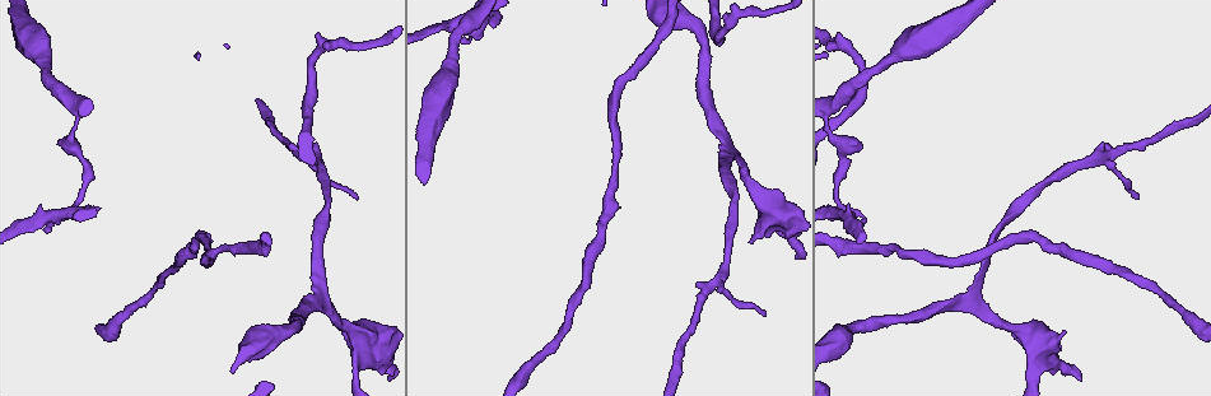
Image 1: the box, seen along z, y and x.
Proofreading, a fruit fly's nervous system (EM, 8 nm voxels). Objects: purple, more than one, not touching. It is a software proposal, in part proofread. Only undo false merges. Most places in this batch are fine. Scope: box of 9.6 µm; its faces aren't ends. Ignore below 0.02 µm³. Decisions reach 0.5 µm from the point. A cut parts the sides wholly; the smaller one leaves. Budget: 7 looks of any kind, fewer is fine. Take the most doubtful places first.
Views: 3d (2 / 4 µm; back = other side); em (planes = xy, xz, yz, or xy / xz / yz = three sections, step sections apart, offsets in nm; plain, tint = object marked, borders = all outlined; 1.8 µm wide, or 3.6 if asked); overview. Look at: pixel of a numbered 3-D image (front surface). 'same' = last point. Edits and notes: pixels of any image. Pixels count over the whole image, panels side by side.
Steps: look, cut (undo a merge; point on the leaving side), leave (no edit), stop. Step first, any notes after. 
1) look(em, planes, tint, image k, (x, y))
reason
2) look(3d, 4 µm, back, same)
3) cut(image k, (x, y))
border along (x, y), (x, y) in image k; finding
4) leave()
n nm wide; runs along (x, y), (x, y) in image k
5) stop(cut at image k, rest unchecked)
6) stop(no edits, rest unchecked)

look(3d, 4 µm, image 1, (840, 208))
calibre changes

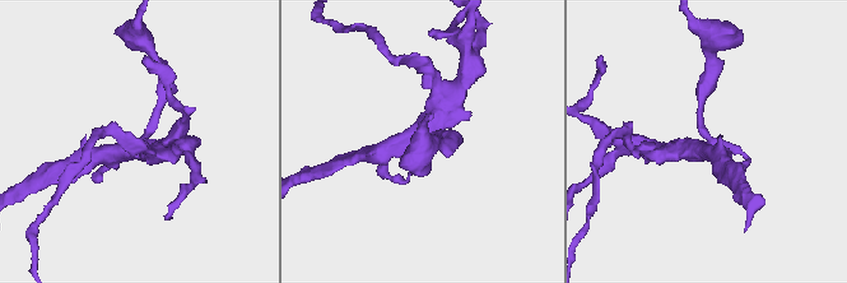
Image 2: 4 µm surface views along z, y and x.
look(em, planes, tint, image 2, (700, 143))
now the EM

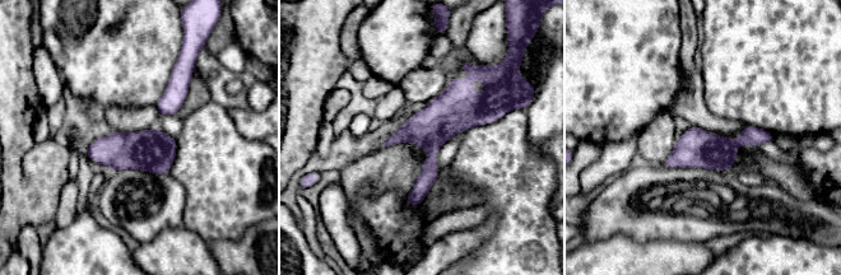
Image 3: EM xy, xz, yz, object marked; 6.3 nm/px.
cut(image 3, (442, 119))
border along (433, 152), (427, 158) in image 3; a second neuron is stuck on

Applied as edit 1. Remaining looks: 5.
look(overview)

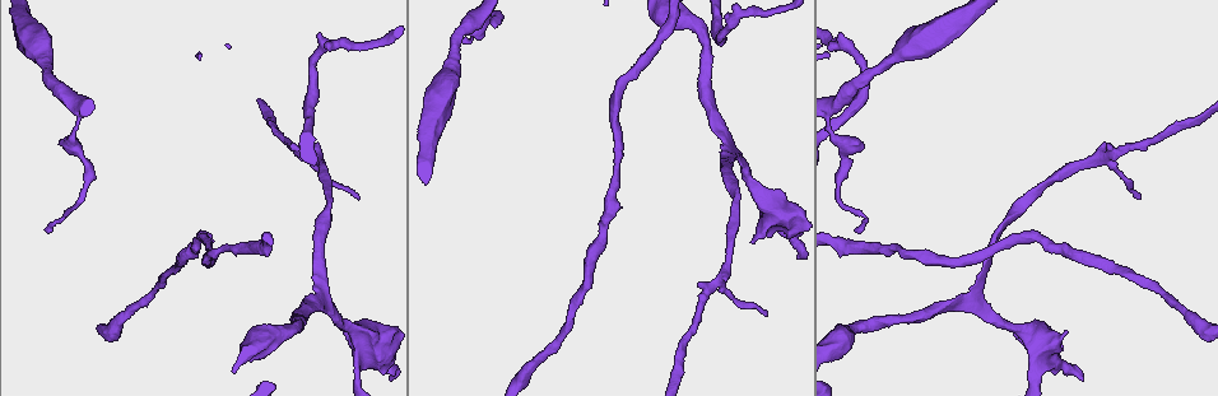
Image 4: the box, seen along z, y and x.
look(3d, 4 µm, image 4, (483, 10))
thick turns thin

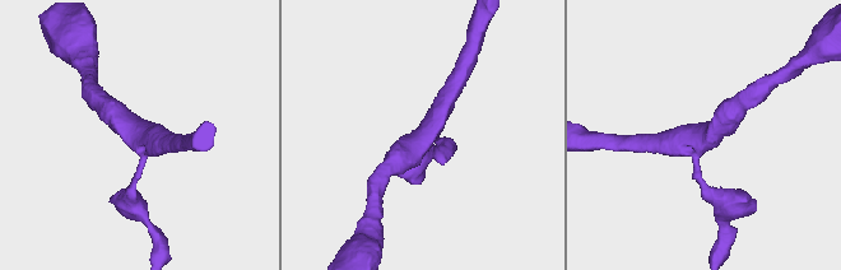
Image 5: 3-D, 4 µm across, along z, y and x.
look(em, planes, tint, image 5, (138, 137))
now the EM

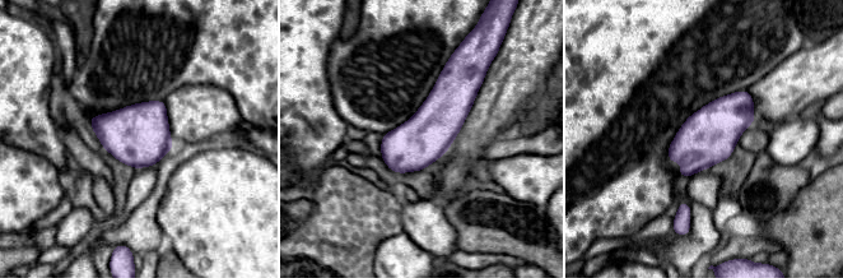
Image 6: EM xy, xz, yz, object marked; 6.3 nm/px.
leave()
continuous, no second neuron

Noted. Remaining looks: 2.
look(3d, 4 µm, back, image 4, (782, 212))
thin neck

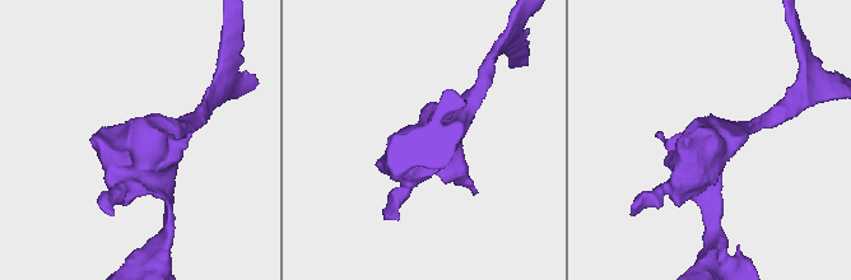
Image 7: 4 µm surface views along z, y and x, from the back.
look(em, 3.6 µm, planes, tint, image 7, (705, 150))

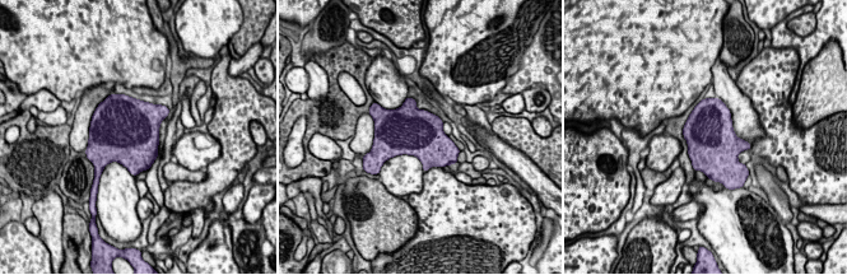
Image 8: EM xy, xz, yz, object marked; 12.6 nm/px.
leave()
600 nm wide; one neuron here

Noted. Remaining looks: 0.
stop(cut at image 3, rest unchecked)

